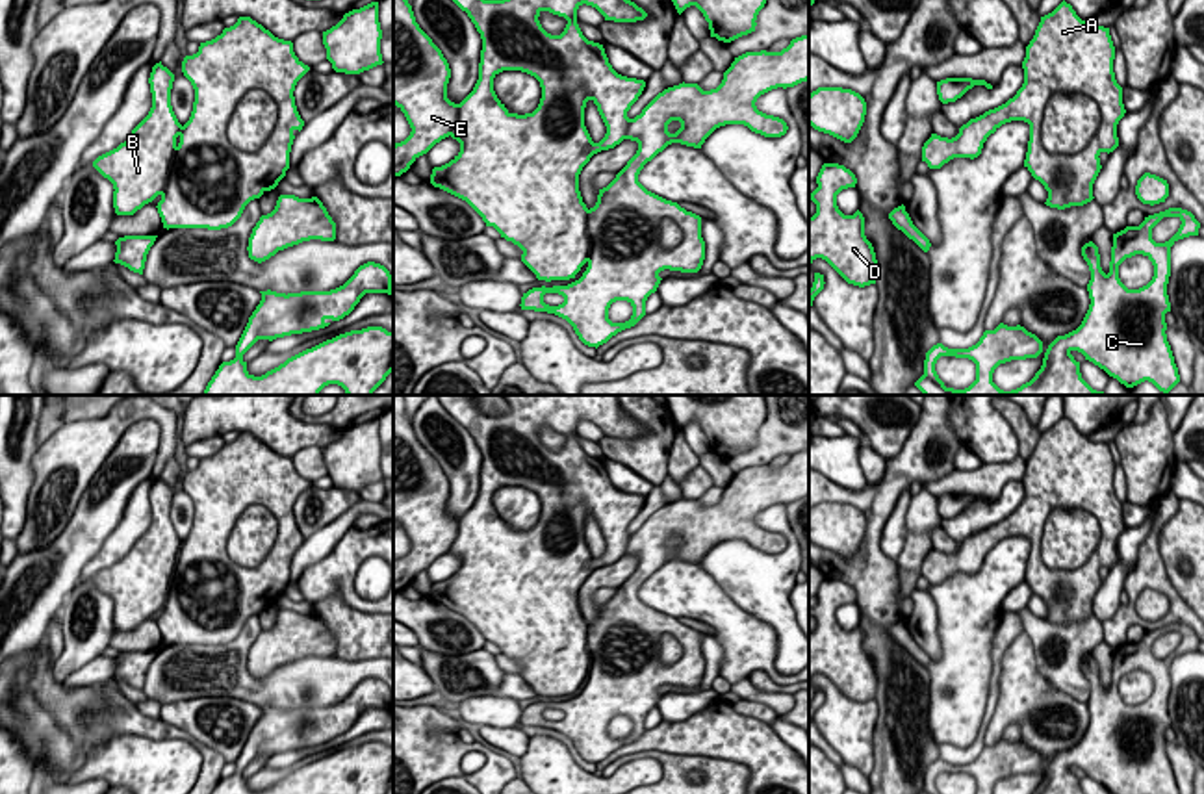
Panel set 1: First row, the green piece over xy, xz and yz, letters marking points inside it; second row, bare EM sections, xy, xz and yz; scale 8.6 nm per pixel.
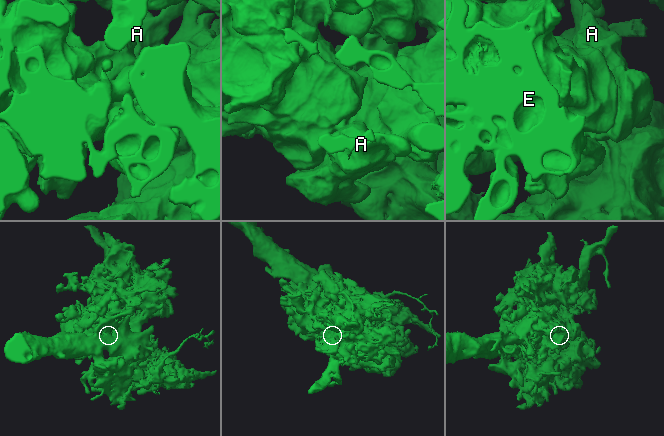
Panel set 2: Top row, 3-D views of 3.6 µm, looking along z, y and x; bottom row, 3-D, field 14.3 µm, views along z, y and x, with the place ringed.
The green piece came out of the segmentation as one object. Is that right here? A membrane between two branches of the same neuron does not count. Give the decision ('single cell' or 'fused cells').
single cell

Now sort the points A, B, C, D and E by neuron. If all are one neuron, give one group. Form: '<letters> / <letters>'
A B C D E

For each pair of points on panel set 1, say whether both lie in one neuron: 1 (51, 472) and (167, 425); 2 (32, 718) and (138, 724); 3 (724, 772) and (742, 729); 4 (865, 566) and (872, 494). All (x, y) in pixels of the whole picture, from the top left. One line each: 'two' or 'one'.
1: one
2: one
3: two
4: one

